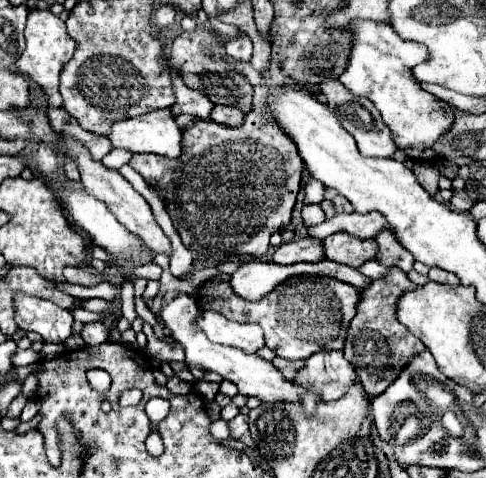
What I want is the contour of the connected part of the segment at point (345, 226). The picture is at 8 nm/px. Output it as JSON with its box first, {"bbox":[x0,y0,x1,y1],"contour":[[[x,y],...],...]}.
{"bbox":[308,211,390,239],"contour":[[[370,211],[370,213],[336,213],[332,219],[326,219],[324,223],[316,225],[316,227],[308,227],[308,233],[316,239],[326,239],[328,235],[336,233],[336,231],[346,231],[352,233],[360,239],[368,239],[368,237],[376,237],[378,231],[390,227],[384,219],[382,213],[378,211]]]}

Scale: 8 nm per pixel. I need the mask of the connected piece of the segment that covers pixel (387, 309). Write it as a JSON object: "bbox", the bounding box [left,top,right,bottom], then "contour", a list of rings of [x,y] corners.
{"bbox":[342,267,424,397],"contour":[[[390,267],[382,279],[372,281],[366,289],[360,291],[356,315],[350,321],[350,331],[342,351],[344,357],[358,369],[358,377],[370,397],[380,395],[398,377],[408,359],[424,349],[424,343],[420,343],[396,319],[396,301],[408,289],[414,289],[414,283],[406,277],[406,273],[398,267]]]}

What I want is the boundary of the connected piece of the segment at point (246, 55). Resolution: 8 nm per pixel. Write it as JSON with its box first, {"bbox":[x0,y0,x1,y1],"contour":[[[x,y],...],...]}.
{"bbox":[226,35,252,61],"contour":[[[242,35],[242,37],[234,37],[226,43],[226,53],[232,55],[234,59],[240,59],[240,61],[250,61],[252,57],[252,41],[250,37]]]}

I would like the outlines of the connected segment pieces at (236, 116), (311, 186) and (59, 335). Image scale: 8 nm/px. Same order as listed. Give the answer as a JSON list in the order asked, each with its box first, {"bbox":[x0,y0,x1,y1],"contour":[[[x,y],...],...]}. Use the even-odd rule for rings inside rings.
[{"bbox":[210,105,244,127],"contour":[[[218,105],[212,109],[212,115],[210,115],[212,121],[218,121],[228,127],[242,125],[242,117],[244,117],[244,113],[240,113],[236,107],[218,107]]]},{"bbox":[304,179,324,203],"contour":[[[308,179],[304,191],[306,191],[304,203],[320,203],[324,199],[324,185],[316,179]]]},{"bbox":[14,295,74,343],"contour":[[[16,295],[14,307],[20,329],[36,331],[44,343],[64,343],[72,335],[74,317],[68,309],[28,295]]]}]

